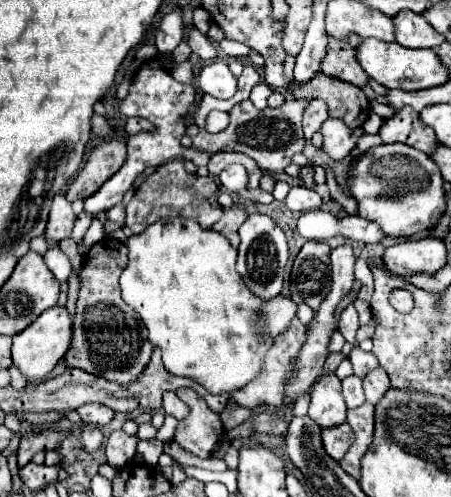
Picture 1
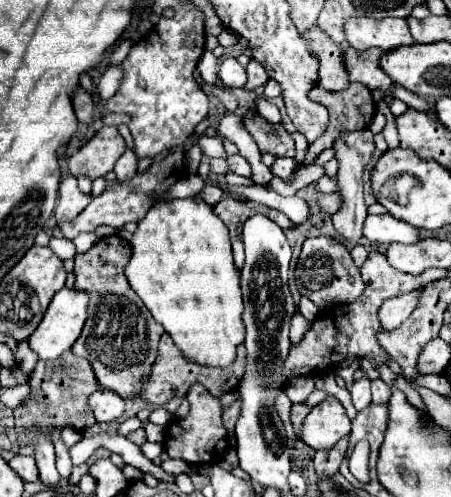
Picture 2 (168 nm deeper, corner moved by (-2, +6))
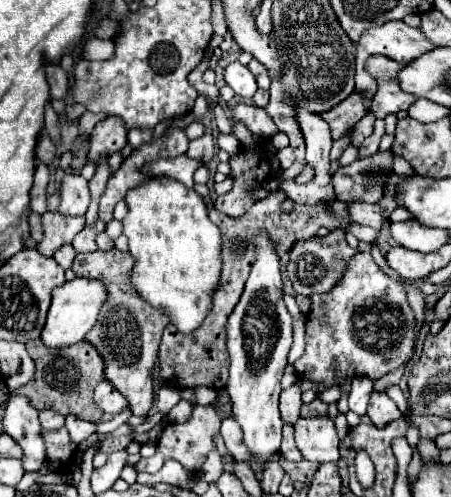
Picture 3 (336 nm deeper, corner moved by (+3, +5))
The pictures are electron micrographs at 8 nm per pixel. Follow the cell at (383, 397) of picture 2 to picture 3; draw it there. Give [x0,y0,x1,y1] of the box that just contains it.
[368,392,402,426]

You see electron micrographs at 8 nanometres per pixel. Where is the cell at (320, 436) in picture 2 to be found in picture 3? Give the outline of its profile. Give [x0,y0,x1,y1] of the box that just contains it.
[294,416,340,462]

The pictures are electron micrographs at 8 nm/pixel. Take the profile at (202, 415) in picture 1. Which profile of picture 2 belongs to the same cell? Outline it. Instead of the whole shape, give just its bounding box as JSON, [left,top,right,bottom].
[165,385,227,465]

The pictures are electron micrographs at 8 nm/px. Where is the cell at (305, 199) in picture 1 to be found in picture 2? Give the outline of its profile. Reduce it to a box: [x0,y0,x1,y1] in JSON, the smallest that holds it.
[317,193,341,215]

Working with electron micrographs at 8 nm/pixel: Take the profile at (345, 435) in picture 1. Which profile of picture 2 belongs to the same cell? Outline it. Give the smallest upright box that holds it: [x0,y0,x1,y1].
[313,437,347,481]

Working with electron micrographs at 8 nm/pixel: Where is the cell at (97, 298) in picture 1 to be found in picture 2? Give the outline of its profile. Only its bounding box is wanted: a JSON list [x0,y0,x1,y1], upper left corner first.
[71,235,165,399]

